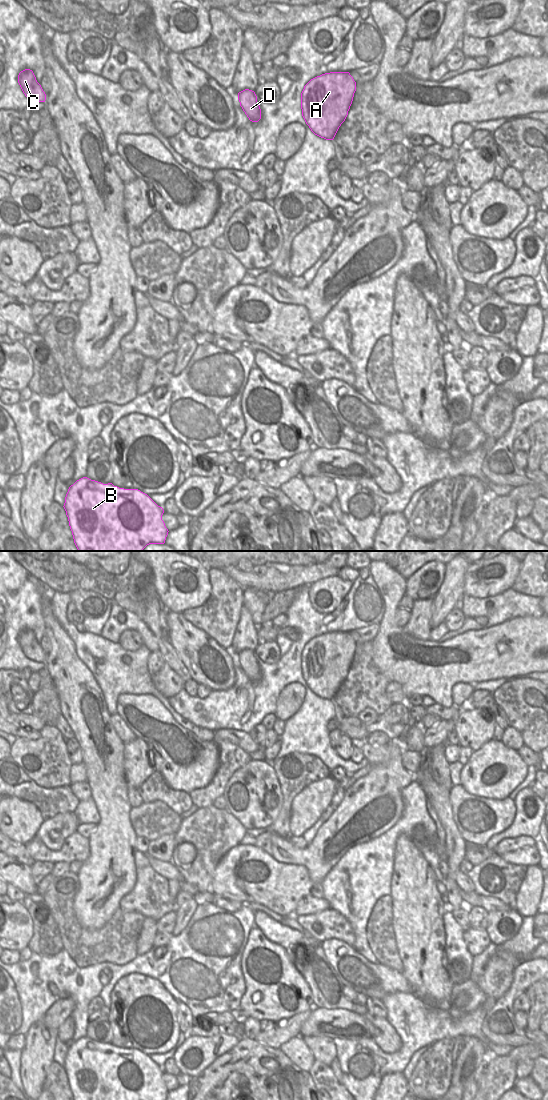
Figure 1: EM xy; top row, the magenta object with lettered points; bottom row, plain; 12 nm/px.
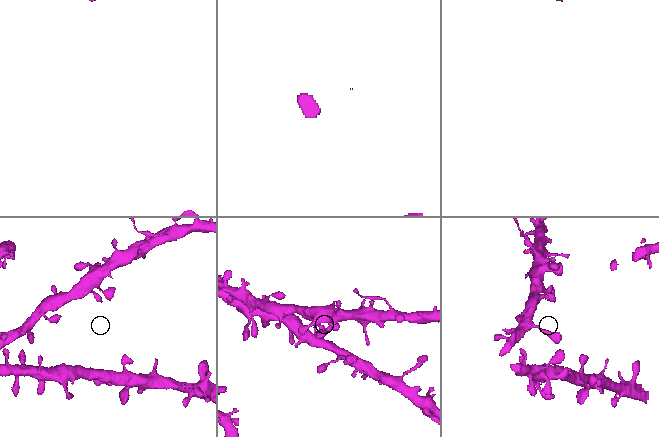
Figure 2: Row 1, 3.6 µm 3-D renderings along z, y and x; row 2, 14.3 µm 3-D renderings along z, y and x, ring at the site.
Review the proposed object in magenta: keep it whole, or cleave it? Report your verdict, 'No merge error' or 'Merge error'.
No merge error

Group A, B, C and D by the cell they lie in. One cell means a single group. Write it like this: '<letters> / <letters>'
A B C D

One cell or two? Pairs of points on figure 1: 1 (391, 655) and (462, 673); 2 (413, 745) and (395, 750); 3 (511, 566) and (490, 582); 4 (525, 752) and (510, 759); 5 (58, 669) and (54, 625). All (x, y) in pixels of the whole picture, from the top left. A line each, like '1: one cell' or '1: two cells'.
1: one cell
2: two cells
3: one cell
4: two cells
5: one cell

